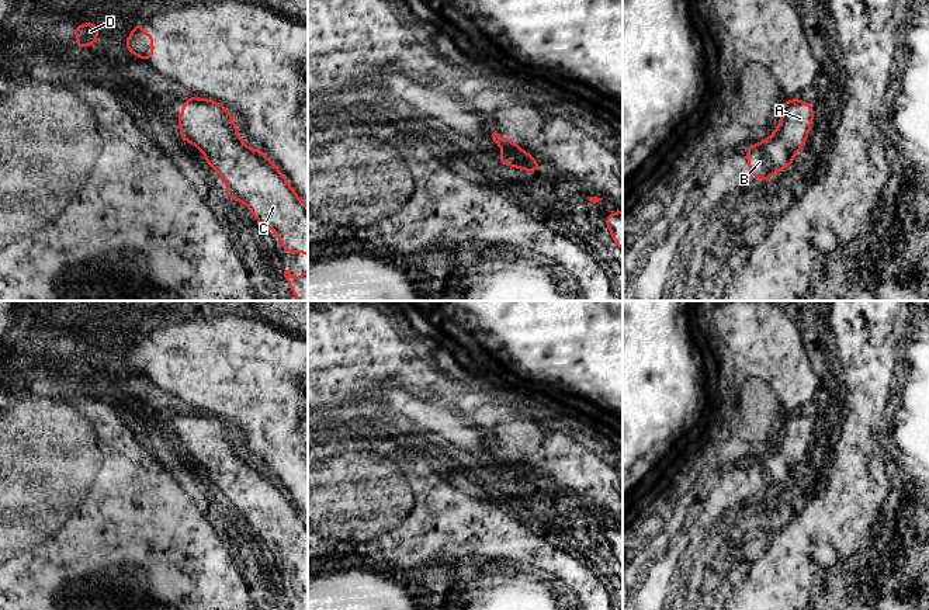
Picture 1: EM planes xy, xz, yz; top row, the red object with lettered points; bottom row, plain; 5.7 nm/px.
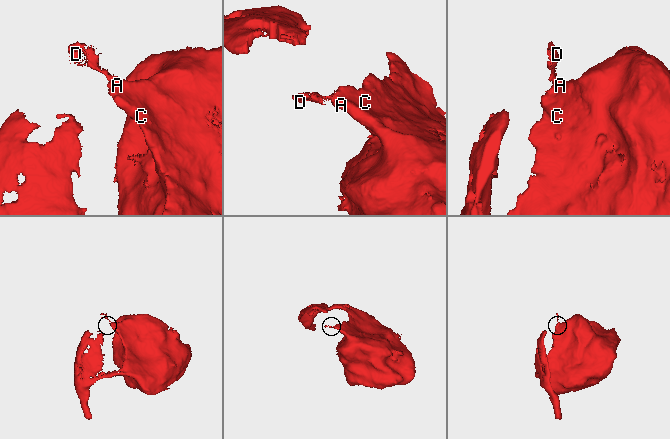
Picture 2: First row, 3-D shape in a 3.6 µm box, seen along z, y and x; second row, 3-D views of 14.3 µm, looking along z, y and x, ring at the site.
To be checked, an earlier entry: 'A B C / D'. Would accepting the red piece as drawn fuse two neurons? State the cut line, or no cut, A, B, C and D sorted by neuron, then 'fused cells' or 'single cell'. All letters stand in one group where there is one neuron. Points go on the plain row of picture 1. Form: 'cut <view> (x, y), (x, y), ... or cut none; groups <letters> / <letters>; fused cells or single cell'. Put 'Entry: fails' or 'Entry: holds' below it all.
cut xz (505, 463), (522, 464); groups A B C / D; fused cells
Entry: holds

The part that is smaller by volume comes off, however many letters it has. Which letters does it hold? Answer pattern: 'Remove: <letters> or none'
Remove: D

